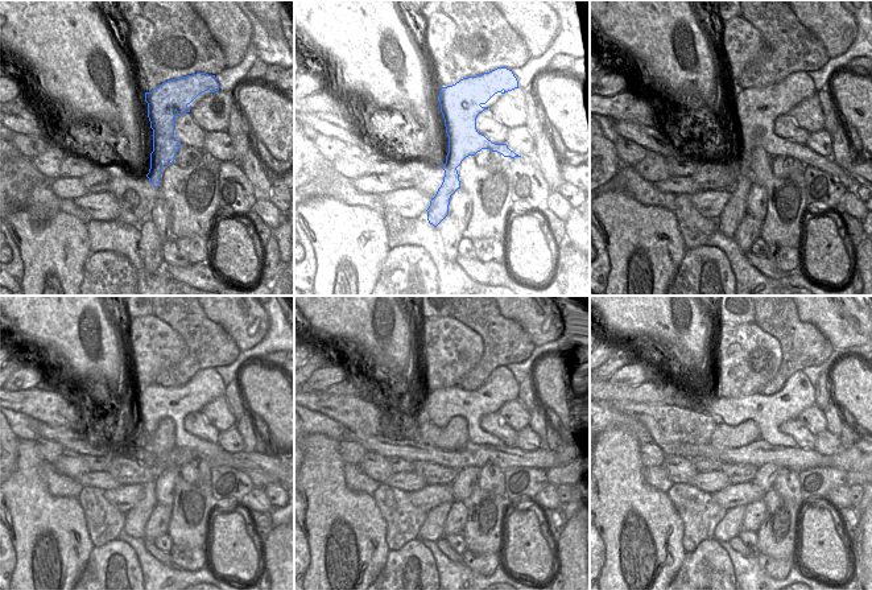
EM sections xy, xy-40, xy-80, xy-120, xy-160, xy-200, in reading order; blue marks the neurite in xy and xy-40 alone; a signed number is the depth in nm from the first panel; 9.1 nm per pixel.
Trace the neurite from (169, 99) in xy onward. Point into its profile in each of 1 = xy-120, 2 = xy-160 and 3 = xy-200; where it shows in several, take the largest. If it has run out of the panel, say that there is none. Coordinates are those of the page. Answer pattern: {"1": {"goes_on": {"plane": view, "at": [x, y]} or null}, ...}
{"1": {"goes_on": {"plane": "xy-120", "at": [155, 401]}}, "2": {"goes_on": {"plane": "xy-160", "at": [439, 407]}}, "3": {"goes_on": {"plane": "xy-200", "at": [769, 412]}}}

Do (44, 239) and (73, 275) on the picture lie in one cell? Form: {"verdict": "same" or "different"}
{"verdict": "same"}

